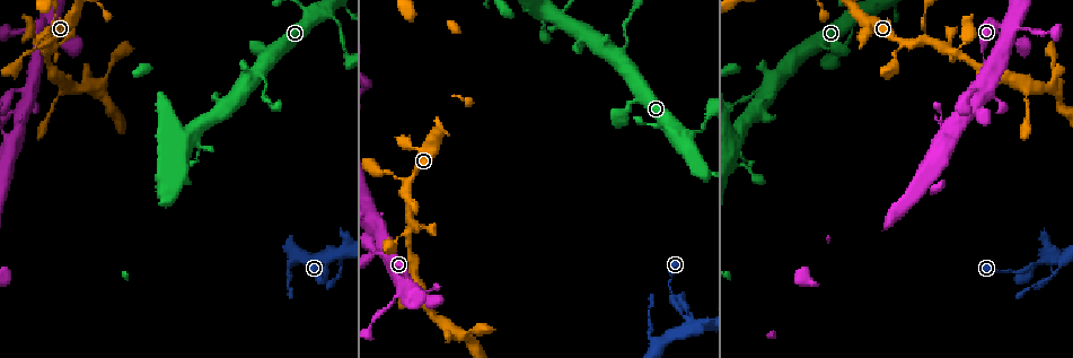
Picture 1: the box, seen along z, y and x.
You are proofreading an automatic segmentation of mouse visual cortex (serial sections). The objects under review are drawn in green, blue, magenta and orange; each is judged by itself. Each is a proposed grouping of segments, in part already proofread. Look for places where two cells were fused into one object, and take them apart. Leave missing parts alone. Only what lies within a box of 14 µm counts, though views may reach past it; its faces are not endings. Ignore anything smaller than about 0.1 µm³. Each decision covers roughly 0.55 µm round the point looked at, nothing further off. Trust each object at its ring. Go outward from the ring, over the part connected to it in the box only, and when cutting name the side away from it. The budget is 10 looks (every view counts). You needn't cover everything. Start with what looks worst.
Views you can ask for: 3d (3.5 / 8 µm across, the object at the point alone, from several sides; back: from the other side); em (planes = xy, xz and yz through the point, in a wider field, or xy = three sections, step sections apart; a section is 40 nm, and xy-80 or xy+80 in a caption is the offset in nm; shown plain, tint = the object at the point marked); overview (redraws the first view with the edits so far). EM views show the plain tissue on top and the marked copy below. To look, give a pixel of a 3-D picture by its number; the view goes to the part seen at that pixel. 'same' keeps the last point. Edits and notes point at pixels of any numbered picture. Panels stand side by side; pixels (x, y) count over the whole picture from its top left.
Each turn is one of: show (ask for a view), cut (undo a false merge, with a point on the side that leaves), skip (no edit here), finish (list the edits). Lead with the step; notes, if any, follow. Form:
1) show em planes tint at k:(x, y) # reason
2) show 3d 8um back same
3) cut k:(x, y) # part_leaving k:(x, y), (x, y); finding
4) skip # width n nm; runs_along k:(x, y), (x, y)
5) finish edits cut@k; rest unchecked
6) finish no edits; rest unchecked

show 3d 3.5um at 1:(670, 299) # thin neck

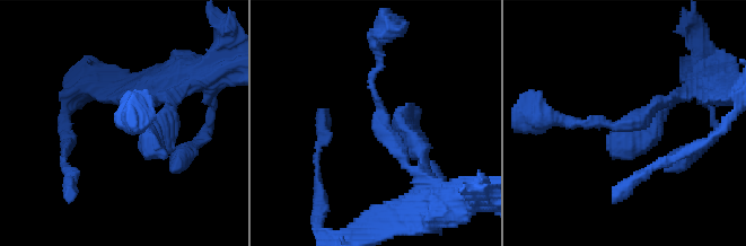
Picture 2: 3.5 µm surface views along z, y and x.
show em xy step 1 tint at 2:(620, 126)

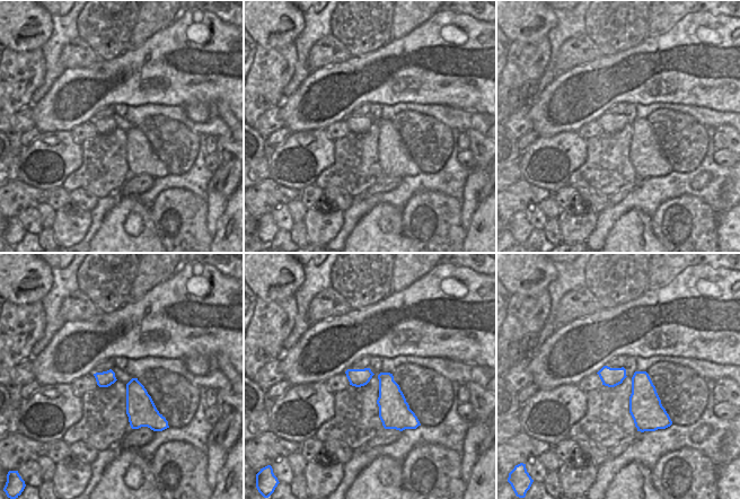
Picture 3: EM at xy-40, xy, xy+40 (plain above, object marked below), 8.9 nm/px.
skip # runs_along 2:(377, 52), (374, 96), (380, 128), (415, 170); continuous, no second cell

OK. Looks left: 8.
show 3d 3.5um at 1:(686, 134) # calibre changes

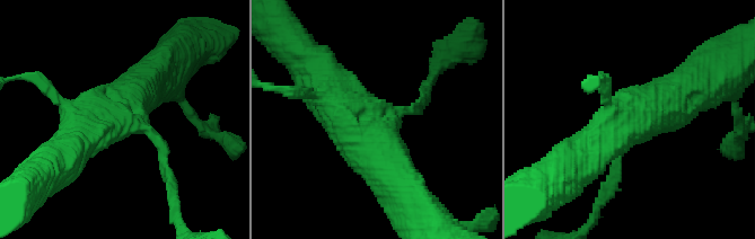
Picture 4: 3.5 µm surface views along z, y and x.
show em planes tint at 4:(375, 116) # now the EM

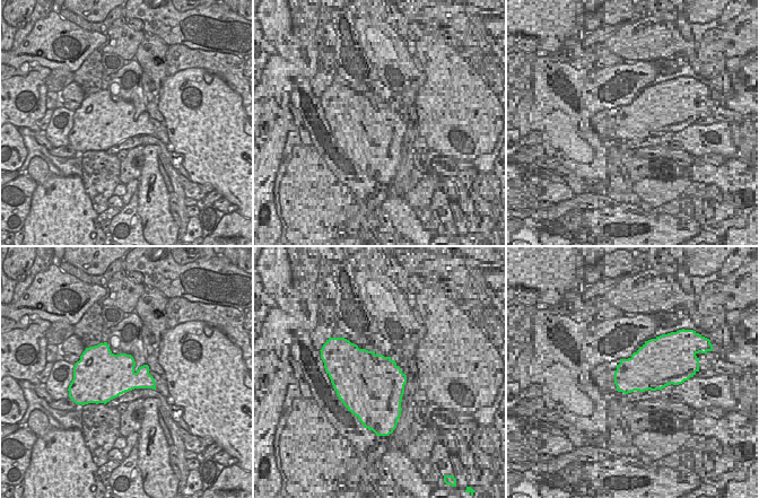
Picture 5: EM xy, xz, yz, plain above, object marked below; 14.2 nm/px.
skip # continuous, no second cell

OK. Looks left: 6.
show 3d 3.5um back at 1:(48, 22) # small branch off a trunk

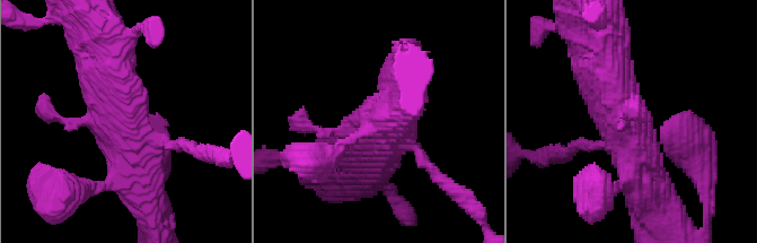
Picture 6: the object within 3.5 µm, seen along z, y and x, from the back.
show em xy step 2 tint at 6:(631, 124)

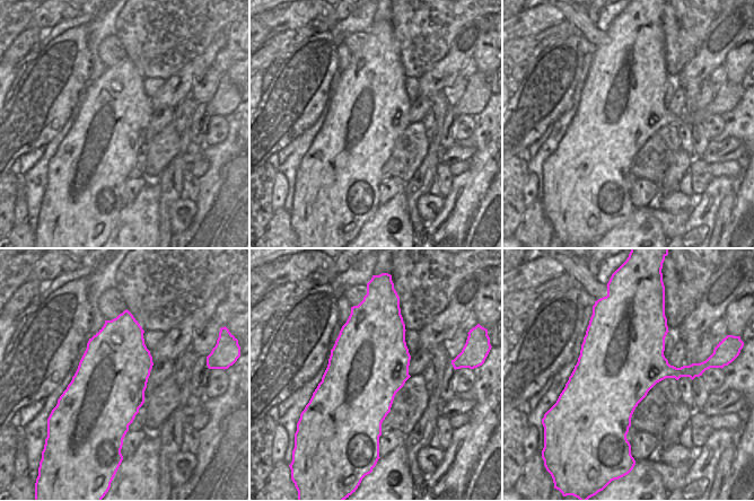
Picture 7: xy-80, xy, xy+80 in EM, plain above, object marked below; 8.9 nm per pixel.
skip # runs_along 6:(686, 148), (643, 148), (600, 64); all the same cell

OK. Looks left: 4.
show 3d 3.5um at 1:(637, 101) # calibre changes

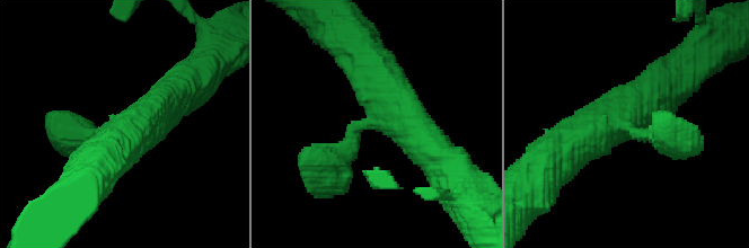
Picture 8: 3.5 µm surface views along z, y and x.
show em xy step 2 tint at 8:(368, 121) # arms 3; arm_widths 400, 600, 600 nm

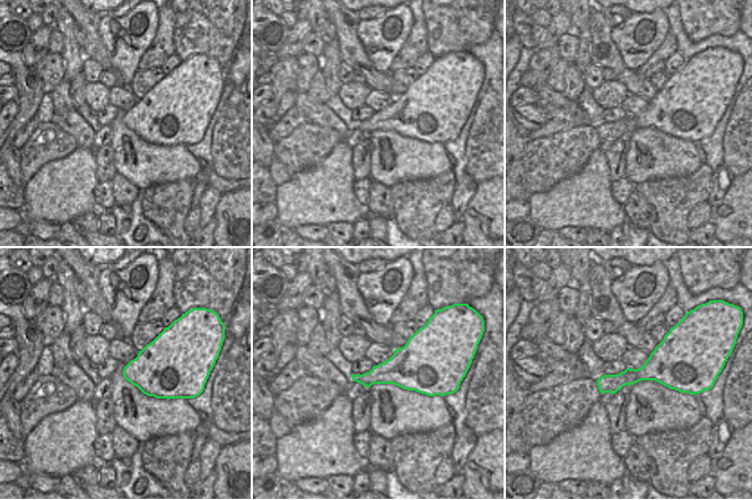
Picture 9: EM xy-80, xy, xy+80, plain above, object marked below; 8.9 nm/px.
skip # runs_along 8:(417, 133), (394, 105), (352, 131), (327, 177); one cell here

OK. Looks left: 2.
finish no edits; rest unchecked

